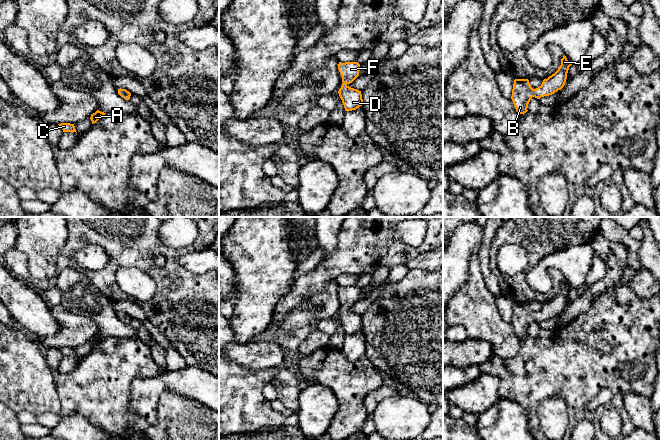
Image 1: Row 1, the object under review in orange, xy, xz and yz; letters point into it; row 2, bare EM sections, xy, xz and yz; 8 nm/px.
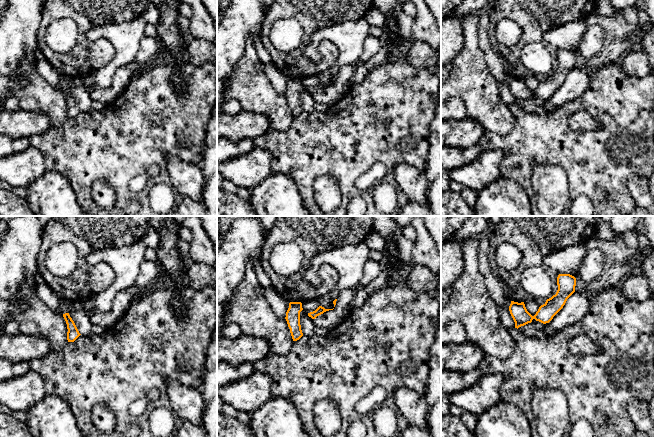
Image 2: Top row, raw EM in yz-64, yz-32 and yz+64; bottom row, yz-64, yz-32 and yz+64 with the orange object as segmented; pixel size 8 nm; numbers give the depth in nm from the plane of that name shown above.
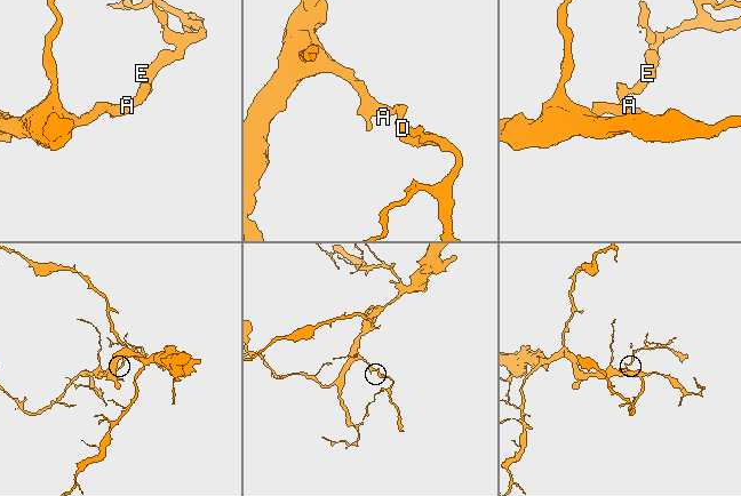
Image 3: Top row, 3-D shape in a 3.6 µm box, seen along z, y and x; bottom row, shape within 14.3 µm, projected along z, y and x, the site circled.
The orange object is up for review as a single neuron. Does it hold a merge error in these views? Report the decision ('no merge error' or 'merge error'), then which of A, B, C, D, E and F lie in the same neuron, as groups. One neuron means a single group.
no merge error; A B C D E F

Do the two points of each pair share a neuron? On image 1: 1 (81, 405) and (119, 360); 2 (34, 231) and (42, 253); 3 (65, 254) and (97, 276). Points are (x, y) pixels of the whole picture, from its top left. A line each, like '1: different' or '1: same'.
1: same
2: same
3: same

